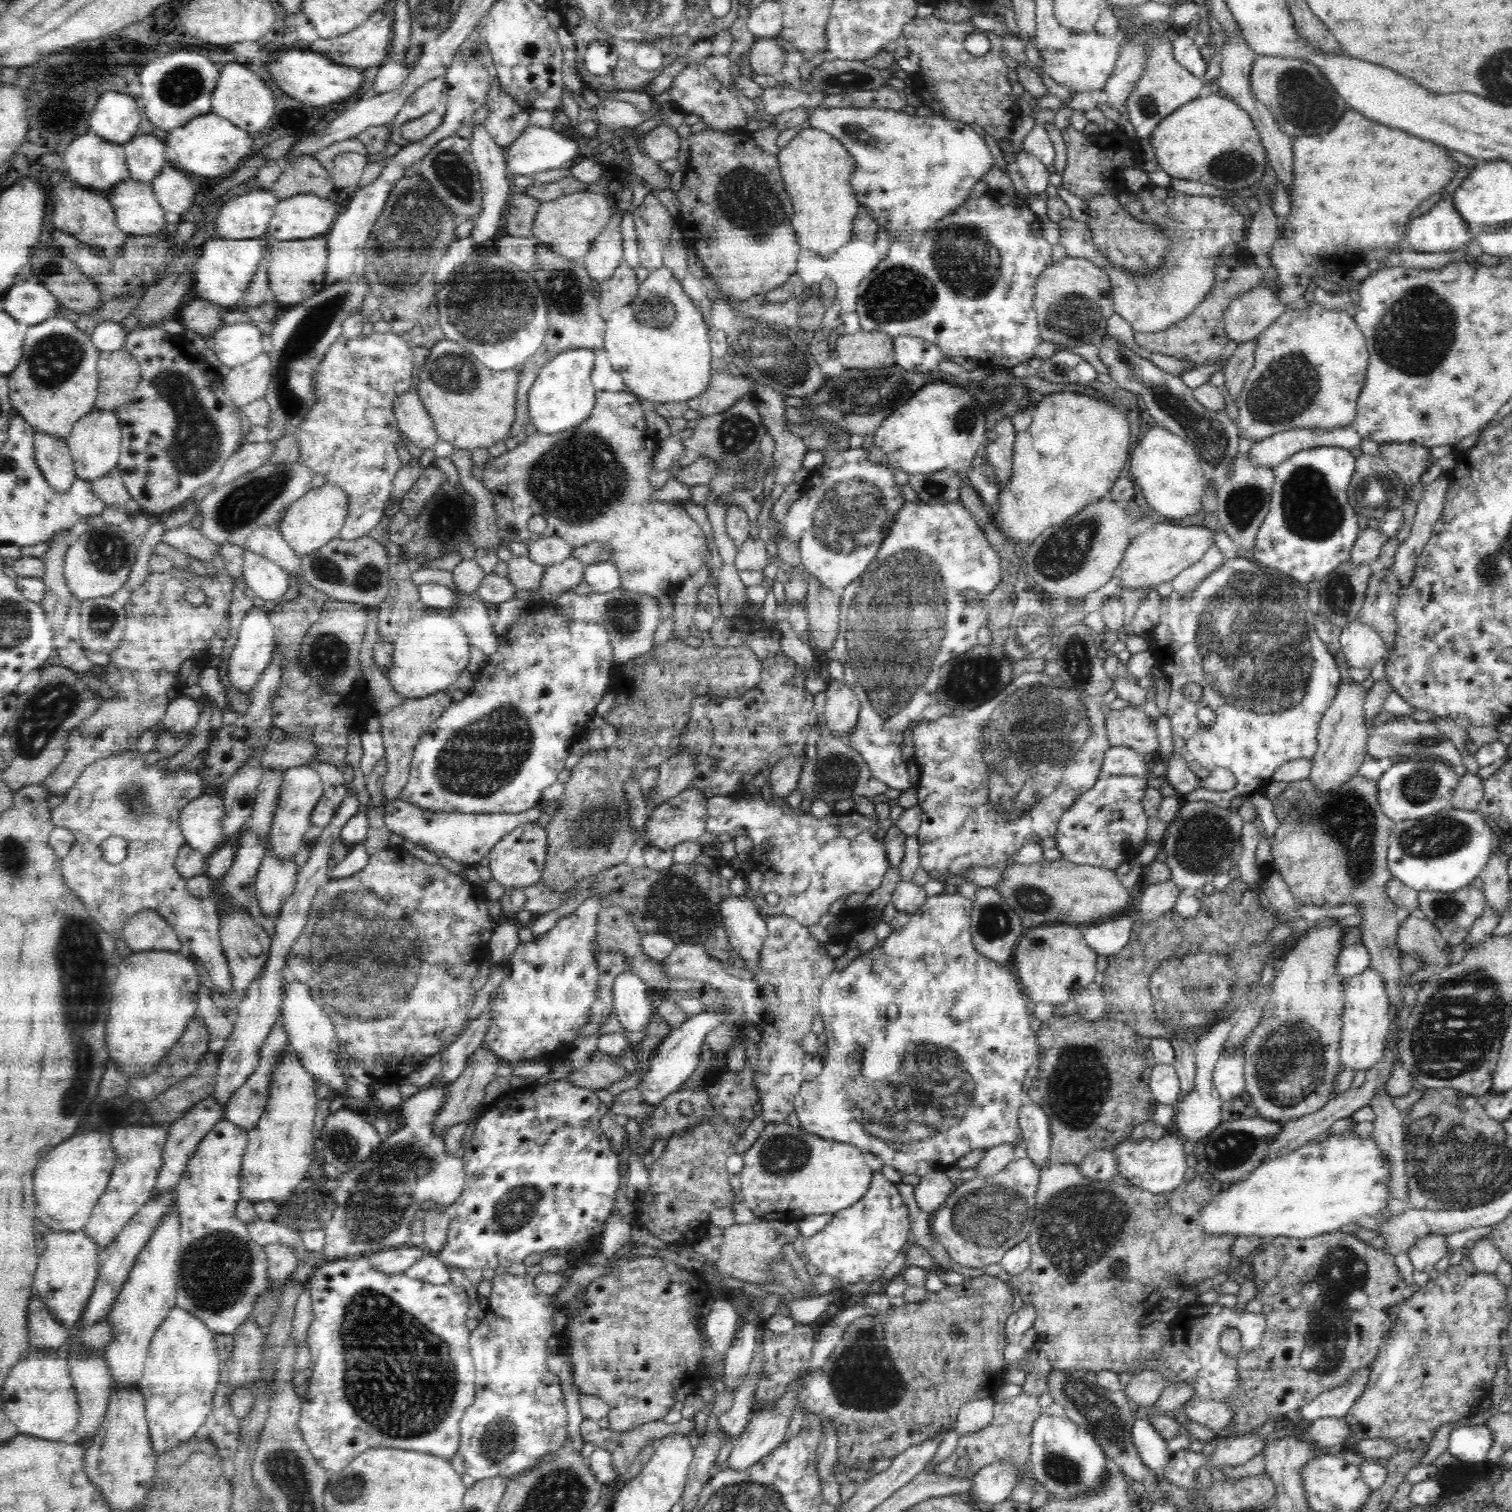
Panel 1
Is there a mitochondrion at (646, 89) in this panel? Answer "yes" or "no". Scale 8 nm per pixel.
no

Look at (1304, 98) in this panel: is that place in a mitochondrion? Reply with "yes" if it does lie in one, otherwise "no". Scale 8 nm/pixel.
yes

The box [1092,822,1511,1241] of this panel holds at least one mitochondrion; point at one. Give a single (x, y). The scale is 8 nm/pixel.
(1464, 1017)

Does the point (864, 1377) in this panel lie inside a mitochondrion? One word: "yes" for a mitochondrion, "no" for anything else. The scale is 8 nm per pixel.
yes

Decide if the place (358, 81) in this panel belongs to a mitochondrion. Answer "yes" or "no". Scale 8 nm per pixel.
no

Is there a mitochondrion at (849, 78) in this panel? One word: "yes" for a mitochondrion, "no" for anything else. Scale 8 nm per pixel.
yes

